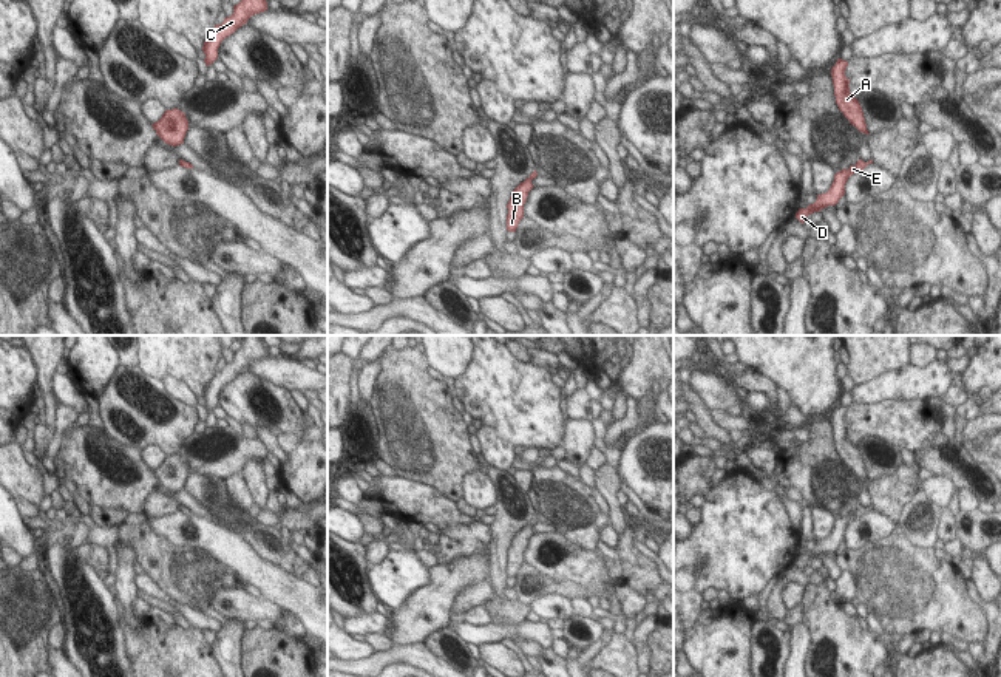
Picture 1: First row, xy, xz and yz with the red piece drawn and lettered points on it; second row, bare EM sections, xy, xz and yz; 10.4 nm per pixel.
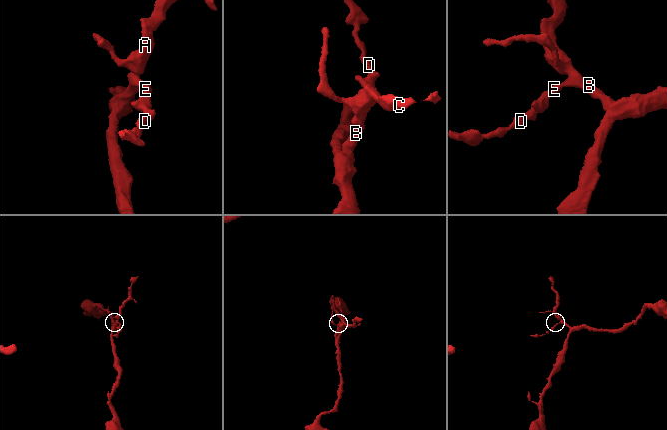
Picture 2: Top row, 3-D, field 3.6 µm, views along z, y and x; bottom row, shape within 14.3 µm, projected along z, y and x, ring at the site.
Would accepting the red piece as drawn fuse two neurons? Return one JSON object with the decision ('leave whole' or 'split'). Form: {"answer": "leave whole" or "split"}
{"answer": "leave whole"}

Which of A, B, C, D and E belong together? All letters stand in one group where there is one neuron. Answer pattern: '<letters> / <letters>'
A B C D E

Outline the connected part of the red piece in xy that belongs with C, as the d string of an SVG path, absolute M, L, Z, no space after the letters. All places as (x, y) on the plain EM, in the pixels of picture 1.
M241 335L239 343L241 348L233 352L233 360L226 363L221 371L215 371L204 388L202 397L207 413L218 405L218 394L226 383L246 371L252 362L267 357L267 348L261 342L261 335Z

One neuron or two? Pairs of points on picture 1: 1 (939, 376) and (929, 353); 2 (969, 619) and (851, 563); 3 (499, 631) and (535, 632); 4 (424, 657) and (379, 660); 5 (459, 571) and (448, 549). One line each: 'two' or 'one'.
1: two
2: one
3: one
4: one
5: two

